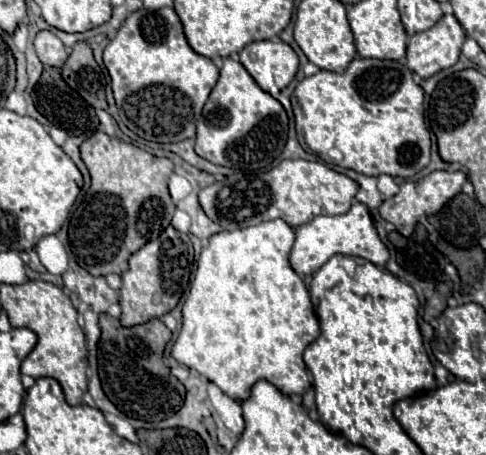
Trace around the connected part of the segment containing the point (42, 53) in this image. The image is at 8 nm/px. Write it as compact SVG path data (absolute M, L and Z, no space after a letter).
M40 30L34 38L34 48L44 66L62 66L68 58L64 44L50 30Z

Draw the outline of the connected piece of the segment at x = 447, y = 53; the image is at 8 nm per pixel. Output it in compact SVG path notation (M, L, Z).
M446 14L432 28L408 38L406 64L420 78L430 78L458 62L464 40L466 32L456 16Z

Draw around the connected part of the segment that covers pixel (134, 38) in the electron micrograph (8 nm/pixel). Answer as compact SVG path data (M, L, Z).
M142 8L132 12L116 38L106 46L104 64L112 78L112 92L122 122L134 134L160 144L196 136L202 106L218 82L218 68L210 58L190 48L174 8L160 8L156 12Z

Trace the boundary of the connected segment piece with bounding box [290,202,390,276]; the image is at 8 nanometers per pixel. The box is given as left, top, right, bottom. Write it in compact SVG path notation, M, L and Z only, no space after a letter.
M354 202L348 214L342 216L318 216L308 224L302 224L296 228L296 242L290 254L290 264L296 274L306 276L314 274L322 264L326 264L334 254L346 254L346 256L360 256L370 260L376 266L384 266L390 258L388 248L378 238L376 226L372 222L372 216L368 208L360 202Z

